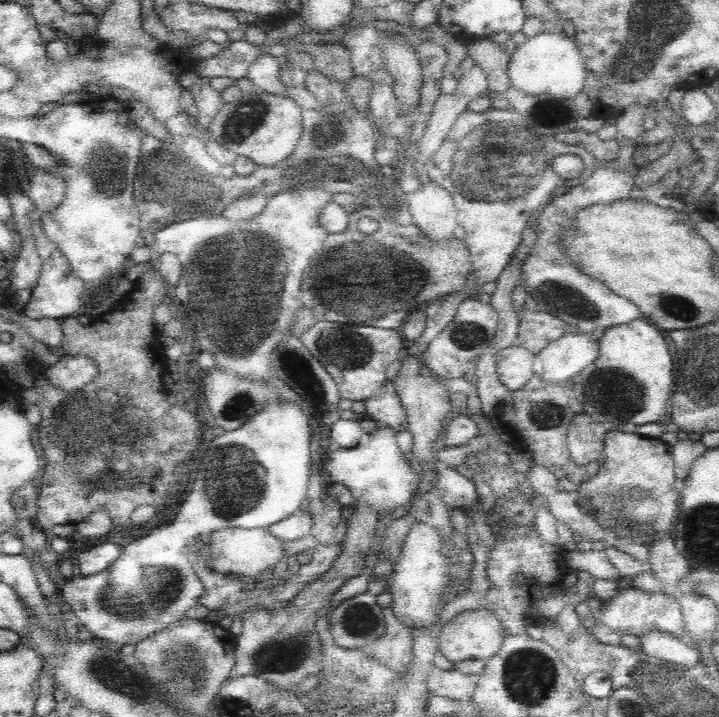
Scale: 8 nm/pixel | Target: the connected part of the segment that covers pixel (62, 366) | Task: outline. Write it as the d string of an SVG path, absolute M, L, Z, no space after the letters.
M62 354L62 358L42 372L44 380L60 388L62 392L80 390L98 376L98 364L84 354Z

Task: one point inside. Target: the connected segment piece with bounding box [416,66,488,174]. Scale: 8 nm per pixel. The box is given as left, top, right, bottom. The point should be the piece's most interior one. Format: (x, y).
(473, 83)

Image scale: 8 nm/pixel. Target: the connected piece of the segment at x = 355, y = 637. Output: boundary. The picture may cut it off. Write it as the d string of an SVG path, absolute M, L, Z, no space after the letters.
M364 592L334 608L330 628L338 646L354 650L386 634L386 610L376 604L376 594Z

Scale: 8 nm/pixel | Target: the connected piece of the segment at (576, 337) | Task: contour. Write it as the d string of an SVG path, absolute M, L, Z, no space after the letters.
M572 328L558 340L550 342L534 360L534 374L546 382L574 380L588 364L600 356L598 332Z

